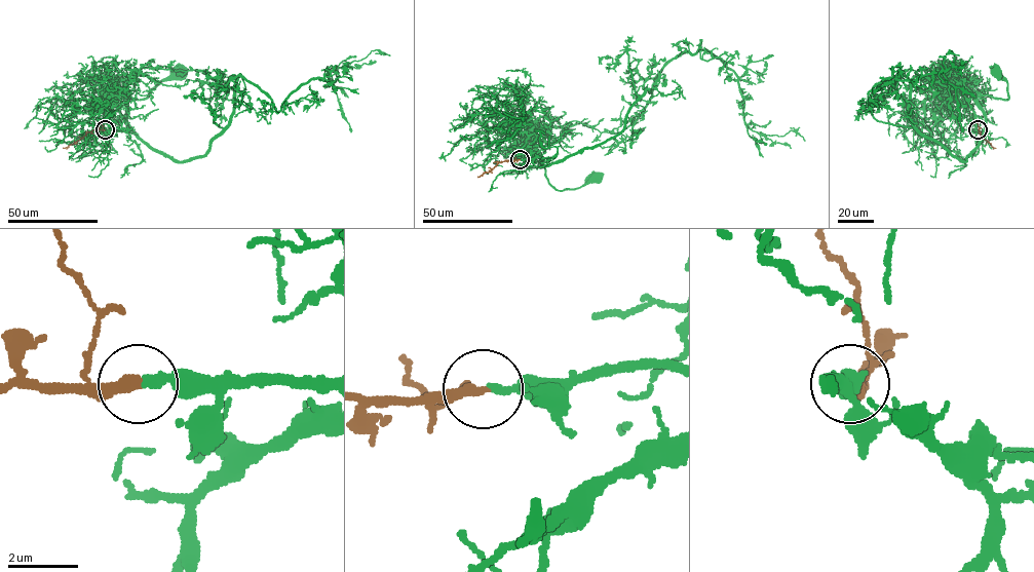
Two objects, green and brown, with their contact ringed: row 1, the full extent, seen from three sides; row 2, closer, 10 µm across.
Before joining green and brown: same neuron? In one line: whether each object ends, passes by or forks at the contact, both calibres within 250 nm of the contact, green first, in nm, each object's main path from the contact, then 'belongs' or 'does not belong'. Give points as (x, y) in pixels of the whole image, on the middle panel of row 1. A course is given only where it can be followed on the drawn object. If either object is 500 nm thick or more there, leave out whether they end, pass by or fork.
green ends | brown ends | 240/320 nm | green via (520, 159), (541, 157), (534, 154), (533, 147), (548, 183), (561, 190), (580, 187), (598, 176) | brown via (520, 159), (499, 161), (491, 170), (477, 176) | belongs

